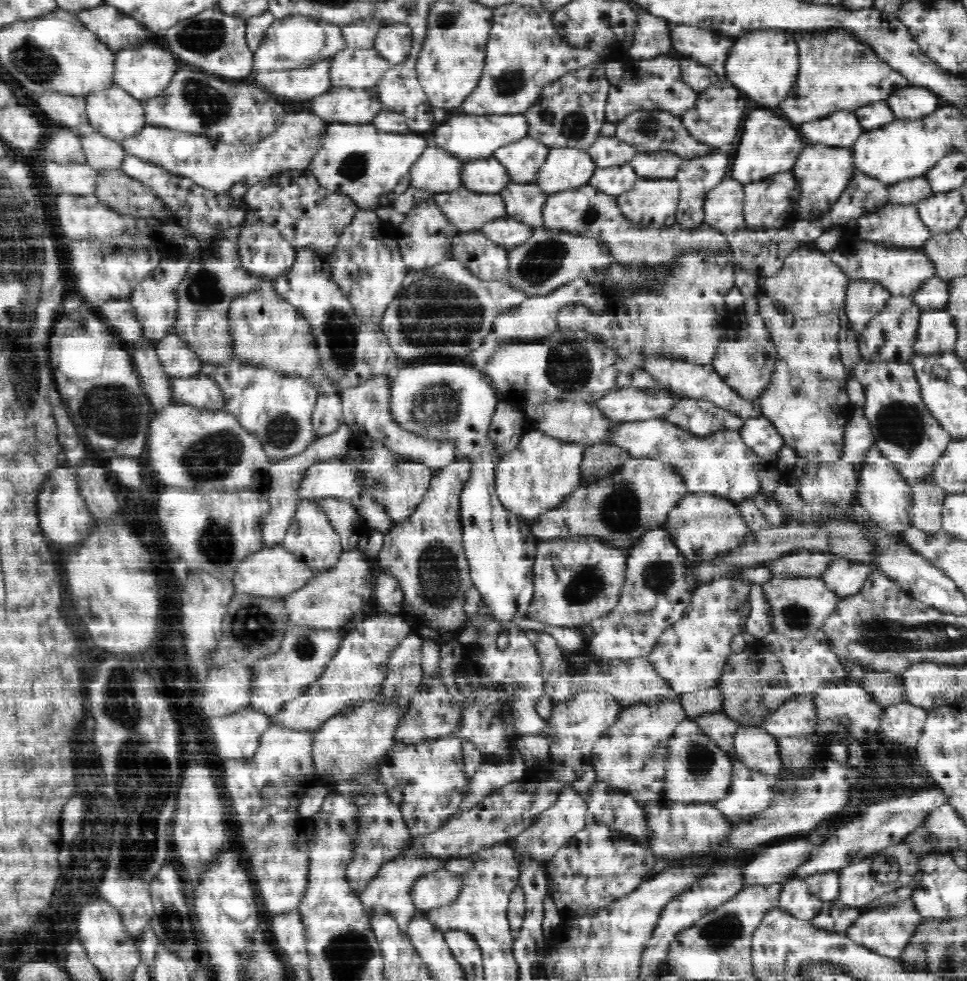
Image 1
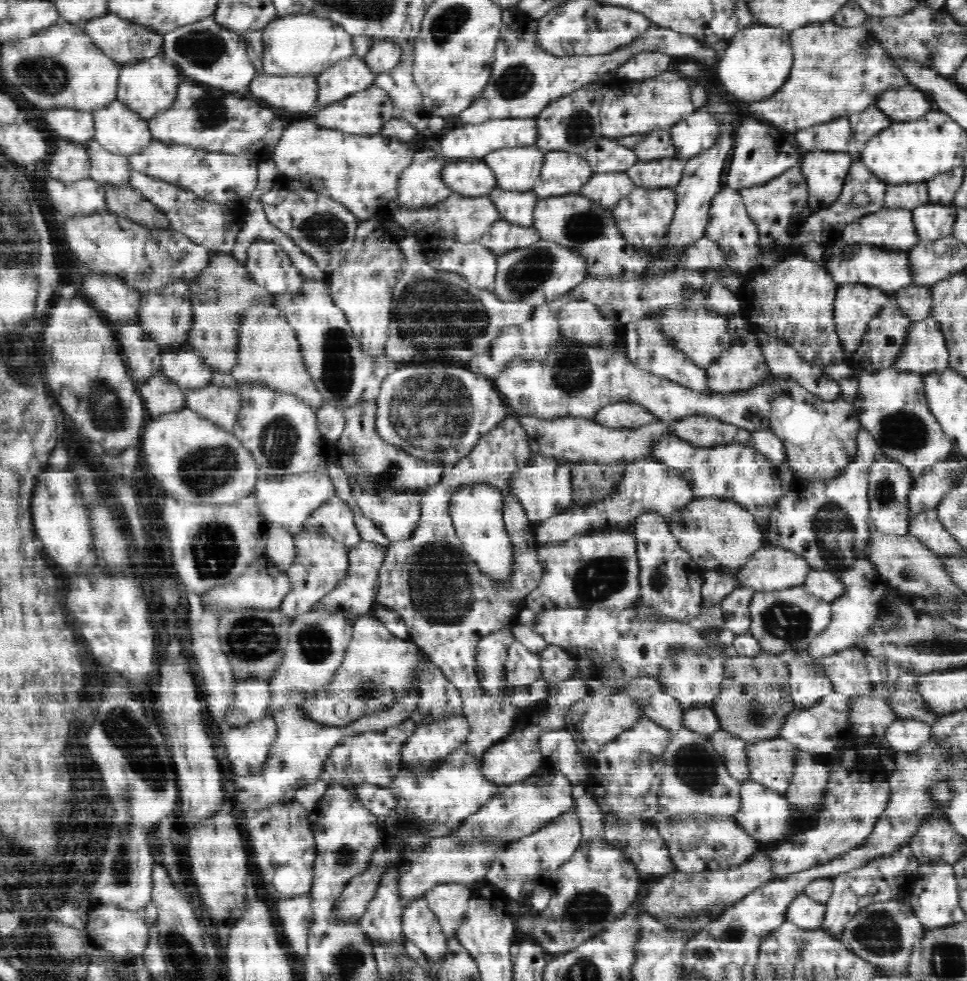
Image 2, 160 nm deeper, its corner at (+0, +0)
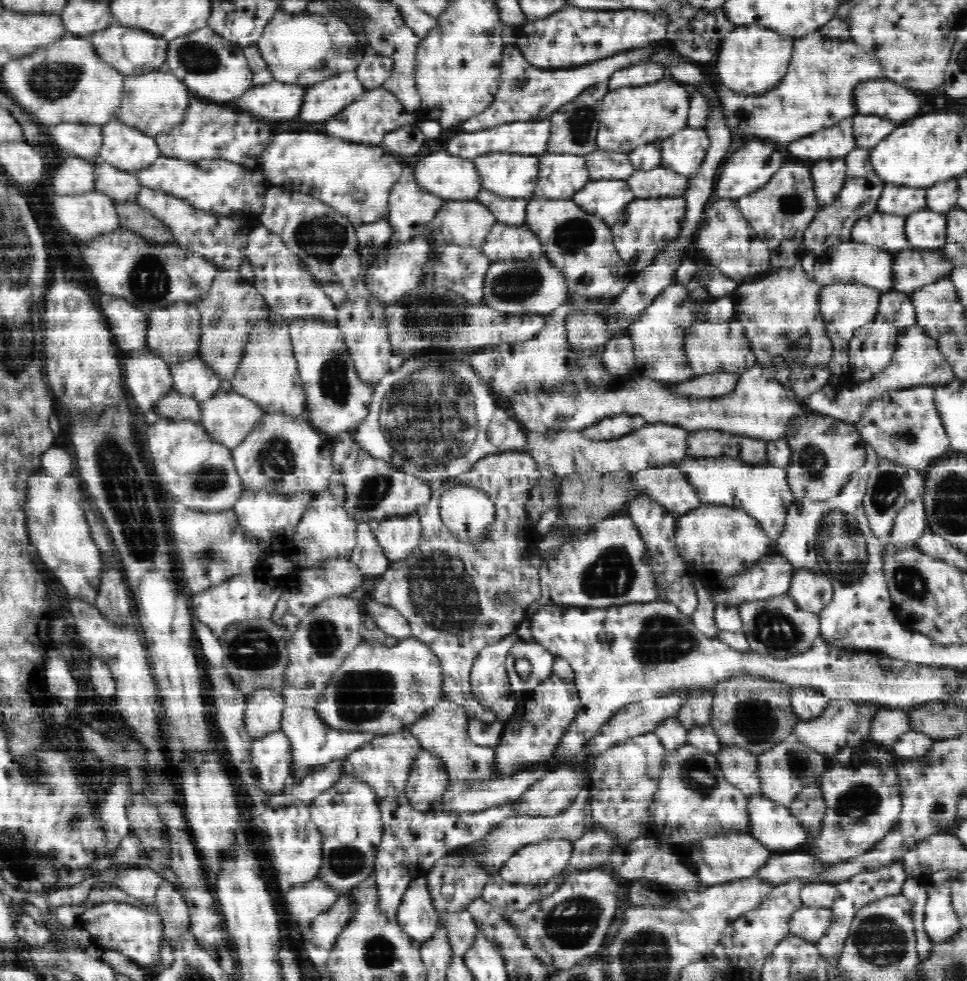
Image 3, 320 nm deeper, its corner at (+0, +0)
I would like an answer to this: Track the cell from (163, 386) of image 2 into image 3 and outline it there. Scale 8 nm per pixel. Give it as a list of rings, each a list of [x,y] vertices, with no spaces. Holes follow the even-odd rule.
[[[172,389],[166,391],[161,397],[160,402],[154,406],[154,418],[166,419],[193,419],[200,423],[202,417],[199,416],[199,404],[194,397],[186,394],[180,394]]]

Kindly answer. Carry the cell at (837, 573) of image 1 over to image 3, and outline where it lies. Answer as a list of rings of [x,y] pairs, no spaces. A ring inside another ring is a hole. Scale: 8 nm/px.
[[[797,569],[786,594],[794,598],[802,610],[820,612],[832,601],[833,585],[831,578],[826,575],[810,569]]]

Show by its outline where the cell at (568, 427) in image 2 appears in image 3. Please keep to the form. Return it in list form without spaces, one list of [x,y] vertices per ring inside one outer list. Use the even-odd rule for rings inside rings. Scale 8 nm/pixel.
[[[648,423],[642,428],[620,438],[592,439],[580,430],[562,431],[530,431],[526,433],[528,453],[538,464],[540,476],[536,487],[529,491],[529,499],[525,504],[532,523],[539,519],[544,509],[553,501],[555,486],[560,487],[560,480],[574,472],[596,471],[610,473],[626,470],[631,474],[643,467],[662,467],[678,464],[687,455],[687,435],[689,431],[668,423]]]

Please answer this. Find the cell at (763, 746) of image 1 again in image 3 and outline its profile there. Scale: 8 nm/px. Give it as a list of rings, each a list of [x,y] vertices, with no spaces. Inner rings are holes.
[[[790,736],[773,747],[764,750],[762,754],[755,756],[758,761],[758,776],[760,794],[781,806],[790,808],[796,796],[803,790],[804,786],[812,781],[820,781],[824,772],[828,769],[825,762],[827,756],[807,748],[798,738]]]

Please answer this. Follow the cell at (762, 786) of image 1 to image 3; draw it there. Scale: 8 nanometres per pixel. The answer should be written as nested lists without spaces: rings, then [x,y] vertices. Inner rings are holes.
[[[754,794],[747,802],[751,835],[772,852],[796,851],[806,844],[806,832],[790,808]]]

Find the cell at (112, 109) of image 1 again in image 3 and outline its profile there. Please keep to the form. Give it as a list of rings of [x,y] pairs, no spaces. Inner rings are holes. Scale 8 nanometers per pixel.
[[[114,115],[102,125],[99,161],[135,173],[150,166],[161,155],[156,139]]]

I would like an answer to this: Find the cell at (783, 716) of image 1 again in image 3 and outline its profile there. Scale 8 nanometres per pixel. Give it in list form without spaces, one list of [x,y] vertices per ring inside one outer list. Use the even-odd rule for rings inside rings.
[[[830,699],[826,710],[818,718],[802,719],[791,730],[791,736],[798,738],[807,748],[825,756],[834,756],[844,747],[858,746],[860,740],[870,738],[871,718],[875,710],[882,705],[867,703],[866,701],[850,701],[844,699]]]

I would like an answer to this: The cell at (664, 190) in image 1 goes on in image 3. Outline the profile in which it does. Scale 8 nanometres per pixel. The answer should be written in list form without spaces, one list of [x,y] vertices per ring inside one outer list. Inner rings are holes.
[[[660,195],[658,198],[635,198],[626,204],[618,222],[612,226],[613,243],[618,254],[629,268],[637,274],[650,266],[658,252],[678,235],[683,215],[686,214],[686,199],[677,195]]]

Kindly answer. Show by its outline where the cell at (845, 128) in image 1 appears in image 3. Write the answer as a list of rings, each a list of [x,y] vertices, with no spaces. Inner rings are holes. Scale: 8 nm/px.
[[[849,117],[824,130],[798,138],[796,142],[787,145],[787,152],[790,152],[793,160],[844,158],[856,147],[852,123],[852,117]]]

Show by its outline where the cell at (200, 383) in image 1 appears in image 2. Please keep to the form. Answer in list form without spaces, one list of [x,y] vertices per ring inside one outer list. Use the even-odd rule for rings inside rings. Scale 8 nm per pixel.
[[[214,386],[184,390],[187,408],[212,420],[225,430],[233,431],[239,410],[239,396],[232,387]]]

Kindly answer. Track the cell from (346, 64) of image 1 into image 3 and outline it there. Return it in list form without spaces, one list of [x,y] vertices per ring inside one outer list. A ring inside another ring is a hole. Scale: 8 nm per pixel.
[[[356,70],[339,71],[322,82],[306,87],[300,120],[326,122],[332,115],[342,111],[343,107],[350,106],[364,92],[365,87],[357,77]]]

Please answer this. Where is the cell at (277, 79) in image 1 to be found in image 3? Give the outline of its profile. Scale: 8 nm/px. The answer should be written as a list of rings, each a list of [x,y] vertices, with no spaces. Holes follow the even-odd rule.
[[[274,80],[250,87],[242,98],[238,98],[236,106],[242,106],[242,111],[251,112],[262,119],[286,120],[301,112],[305,92],[306,87],[300,83]]]

